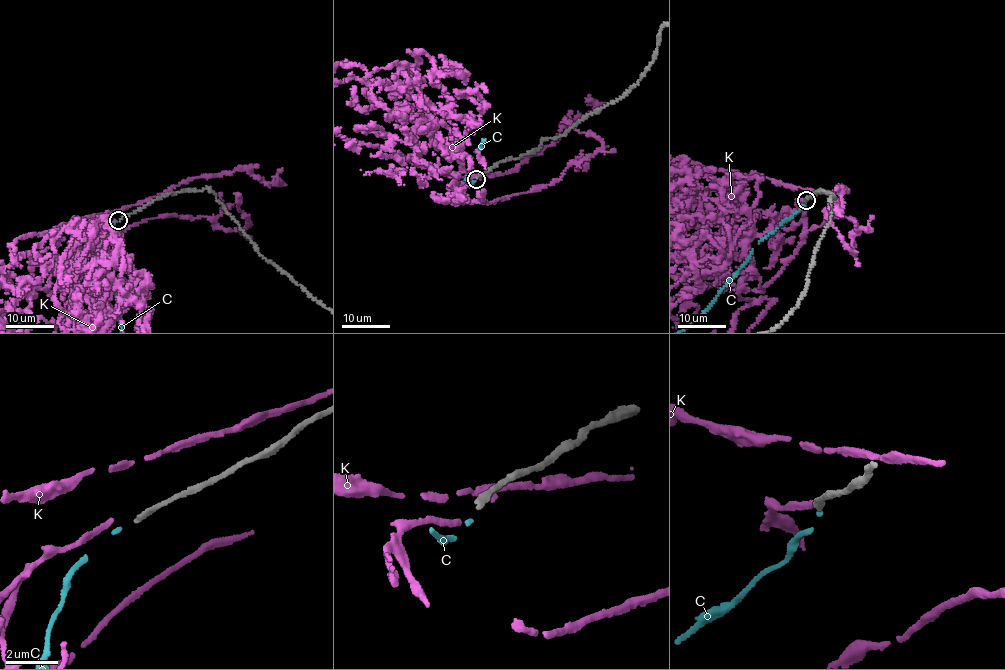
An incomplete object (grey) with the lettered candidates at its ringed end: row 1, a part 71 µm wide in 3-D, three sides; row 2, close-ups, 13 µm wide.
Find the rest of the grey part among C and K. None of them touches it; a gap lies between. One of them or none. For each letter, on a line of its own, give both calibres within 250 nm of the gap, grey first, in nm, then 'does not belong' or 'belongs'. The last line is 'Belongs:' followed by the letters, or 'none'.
C: calibres 200 and 100 nm; belongs
K: calibres 200 and 220 nm; does not belong
Belongs: C

